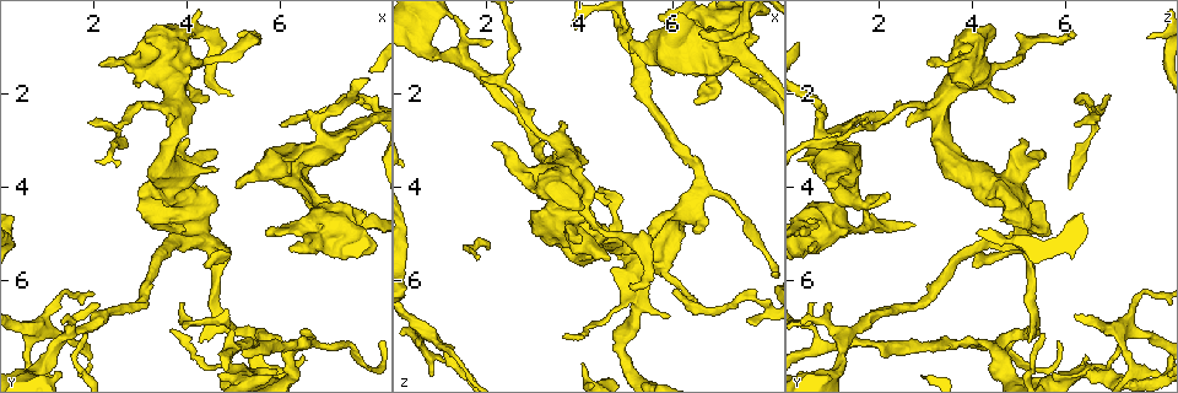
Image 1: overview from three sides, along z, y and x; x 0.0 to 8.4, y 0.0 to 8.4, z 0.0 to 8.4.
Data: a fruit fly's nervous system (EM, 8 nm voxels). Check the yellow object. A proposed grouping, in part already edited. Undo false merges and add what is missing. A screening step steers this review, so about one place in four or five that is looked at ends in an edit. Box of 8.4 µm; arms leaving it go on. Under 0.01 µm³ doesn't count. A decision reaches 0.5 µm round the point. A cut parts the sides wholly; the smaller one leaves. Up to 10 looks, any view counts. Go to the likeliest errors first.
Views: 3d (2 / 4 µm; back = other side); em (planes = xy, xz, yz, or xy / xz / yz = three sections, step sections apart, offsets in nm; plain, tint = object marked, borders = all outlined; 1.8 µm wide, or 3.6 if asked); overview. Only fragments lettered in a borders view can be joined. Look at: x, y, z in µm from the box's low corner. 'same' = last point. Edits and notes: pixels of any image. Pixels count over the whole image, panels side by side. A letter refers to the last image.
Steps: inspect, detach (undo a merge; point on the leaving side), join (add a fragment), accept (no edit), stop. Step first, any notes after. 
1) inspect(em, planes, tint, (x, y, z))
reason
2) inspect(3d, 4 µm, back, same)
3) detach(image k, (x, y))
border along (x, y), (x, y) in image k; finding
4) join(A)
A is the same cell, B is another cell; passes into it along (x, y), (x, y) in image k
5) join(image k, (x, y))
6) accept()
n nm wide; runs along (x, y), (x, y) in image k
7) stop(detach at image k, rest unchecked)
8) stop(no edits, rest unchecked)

inspect(3d, 4 µm, back, (4.05, 0.80, 7.75))
tapers out

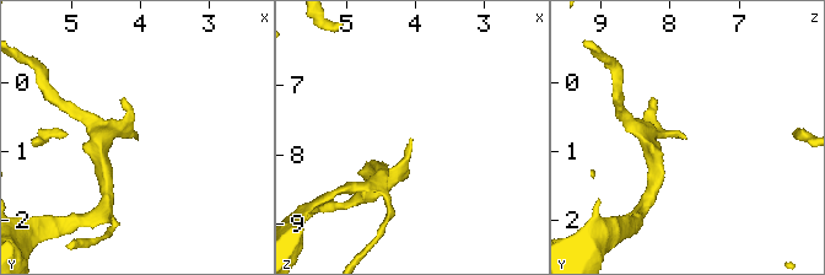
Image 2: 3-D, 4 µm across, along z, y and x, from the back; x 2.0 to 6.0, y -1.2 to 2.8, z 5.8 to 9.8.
inspect(em, planes, borders, (4.05, 0.80, 7.75))
now the EM

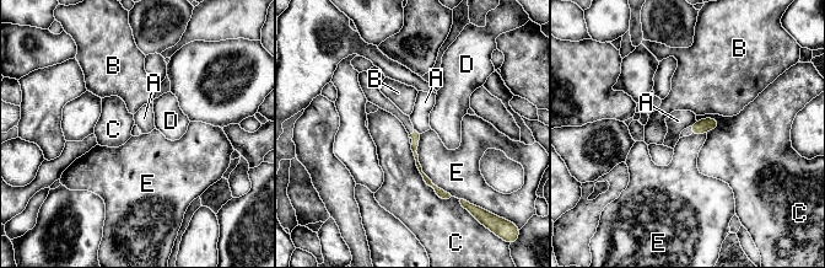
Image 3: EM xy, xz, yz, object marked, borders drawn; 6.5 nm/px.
accept()
A, B, C, D and E are other cells; border along (696, 121), (689, 126) in image 3; no lettered fragment goes on from it

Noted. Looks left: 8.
inspect(em, xy, step 8, tint, (1.95, 2.60, 1.70))
tapers out

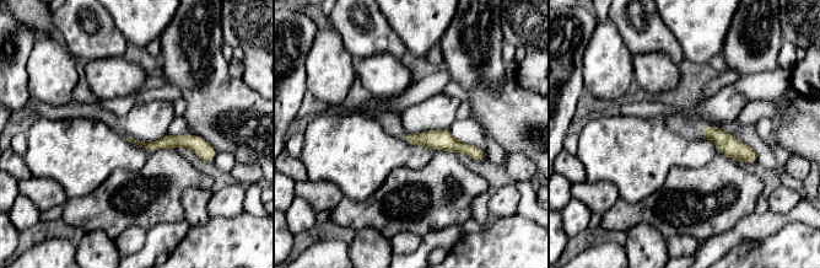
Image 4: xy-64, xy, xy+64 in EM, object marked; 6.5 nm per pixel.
inspect(em, planes, borders, same)
cut it another way

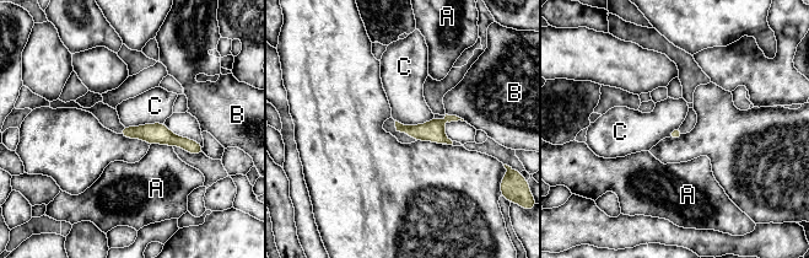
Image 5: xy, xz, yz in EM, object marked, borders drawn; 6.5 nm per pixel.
accept()
C touches over 260 nm; A, B and C are other cells; runs along (124, 132), (158, 133), (199, 148) in image 5; none of them fits

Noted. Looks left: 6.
inspect(em, xy, step 16, plain, (6.75, 4.15, 1.35))
thin arm on a thick one

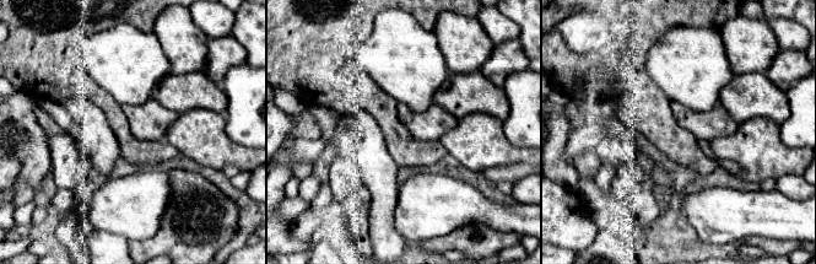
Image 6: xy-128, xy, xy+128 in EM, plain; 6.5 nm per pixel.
inspect(em, xy, step 16, tint, same)

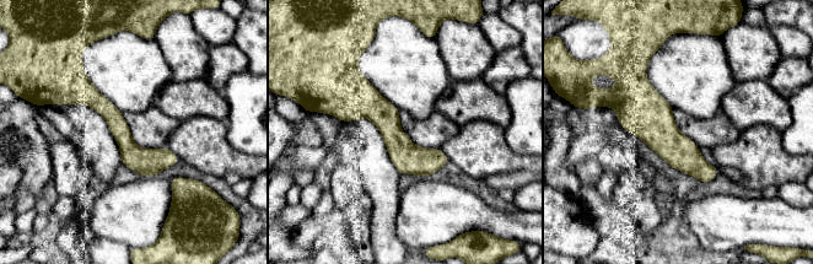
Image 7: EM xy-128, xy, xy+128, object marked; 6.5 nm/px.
inspect(em, xy, step 16, borders, same)

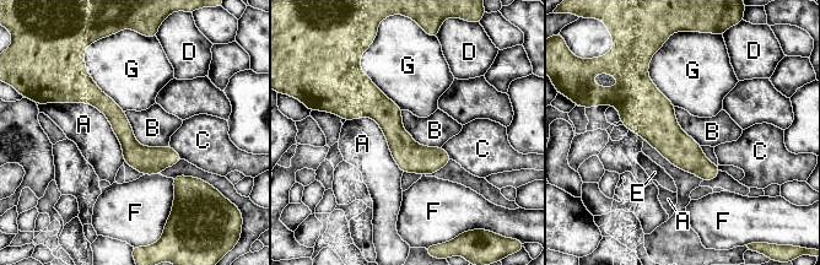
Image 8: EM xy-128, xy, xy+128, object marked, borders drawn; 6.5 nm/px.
accept()
A, B, C, D, E, F and G are other cells; all the same neuron

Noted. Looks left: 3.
inspect(em, planes, borders, (2.70, 1.25, 3.80))
branch stops here

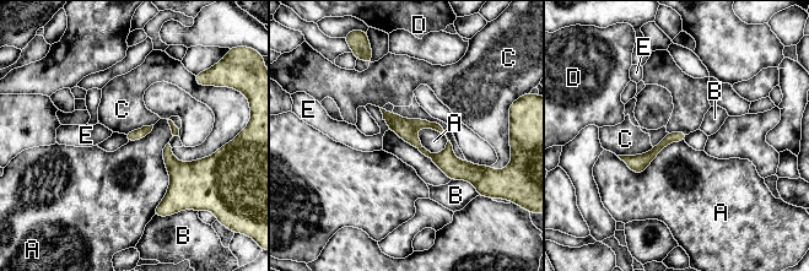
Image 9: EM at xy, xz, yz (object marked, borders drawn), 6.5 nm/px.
accept()
A, B, C, D and E are other cells; border along (168, 142), (168, 189), (152, 215) in image 9; none of them fits

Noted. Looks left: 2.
stop(no edits, rest unchecked)

